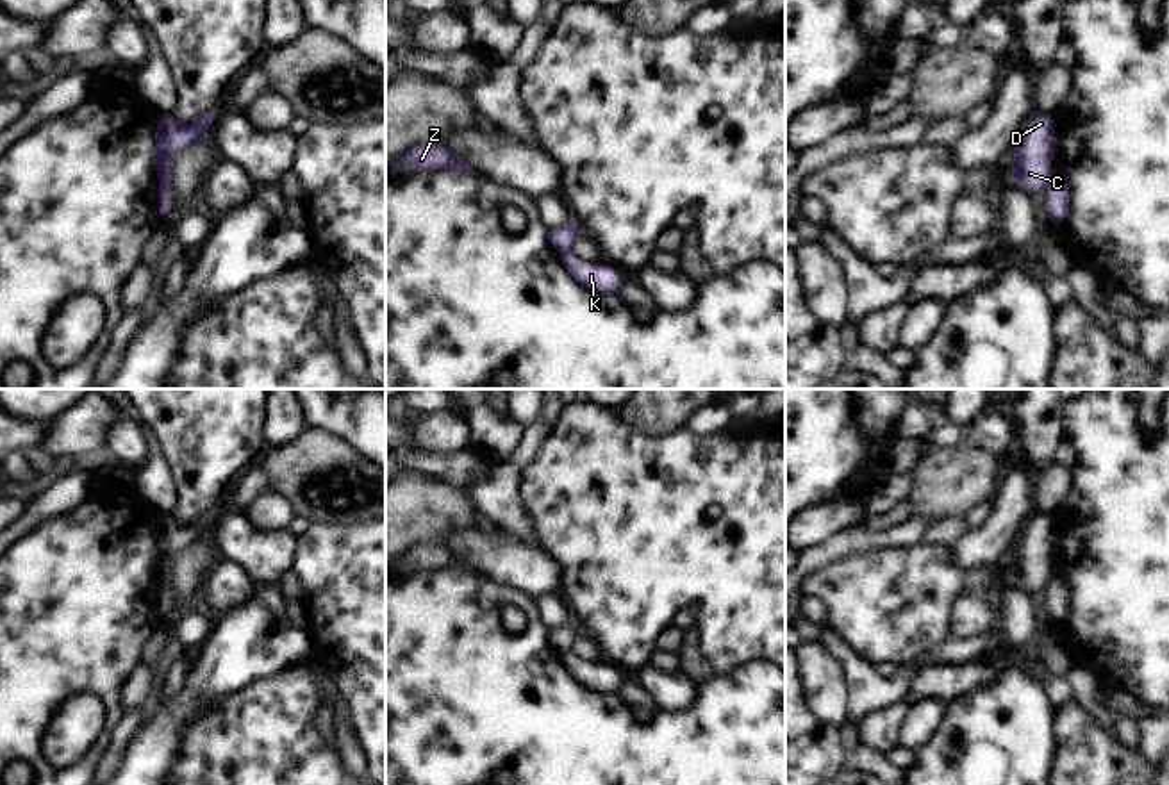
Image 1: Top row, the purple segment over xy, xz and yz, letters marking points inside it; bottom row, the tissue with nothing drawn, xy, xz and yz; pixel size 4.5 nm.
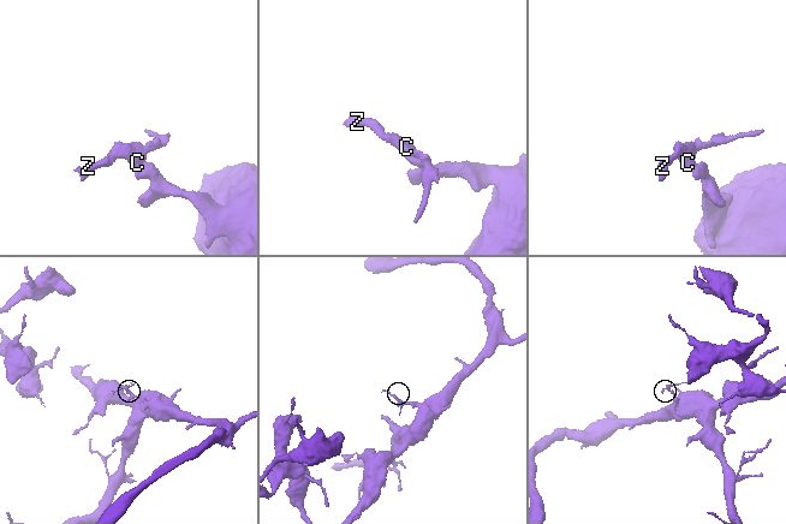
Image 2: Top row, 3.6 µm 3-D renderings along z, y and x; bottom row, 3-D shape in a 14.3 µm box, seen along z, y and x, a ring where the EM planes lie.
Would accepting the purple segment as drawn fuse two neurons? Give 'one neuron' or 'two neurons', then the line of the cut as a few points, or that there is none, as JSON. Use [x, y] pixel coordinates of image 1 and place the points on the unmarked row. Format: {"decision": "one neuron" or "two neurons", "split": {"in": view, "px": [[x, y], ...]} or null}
{"decision": "two neurons", "split": {"in": "xy", "px": [[170, 582], [159, 591]]}}

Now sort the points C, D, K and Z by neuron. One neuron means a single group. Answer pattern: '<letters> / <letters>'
C D Z / K

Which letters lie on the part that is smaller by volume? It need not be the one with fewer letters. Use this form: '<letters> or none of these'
C, D, Z

